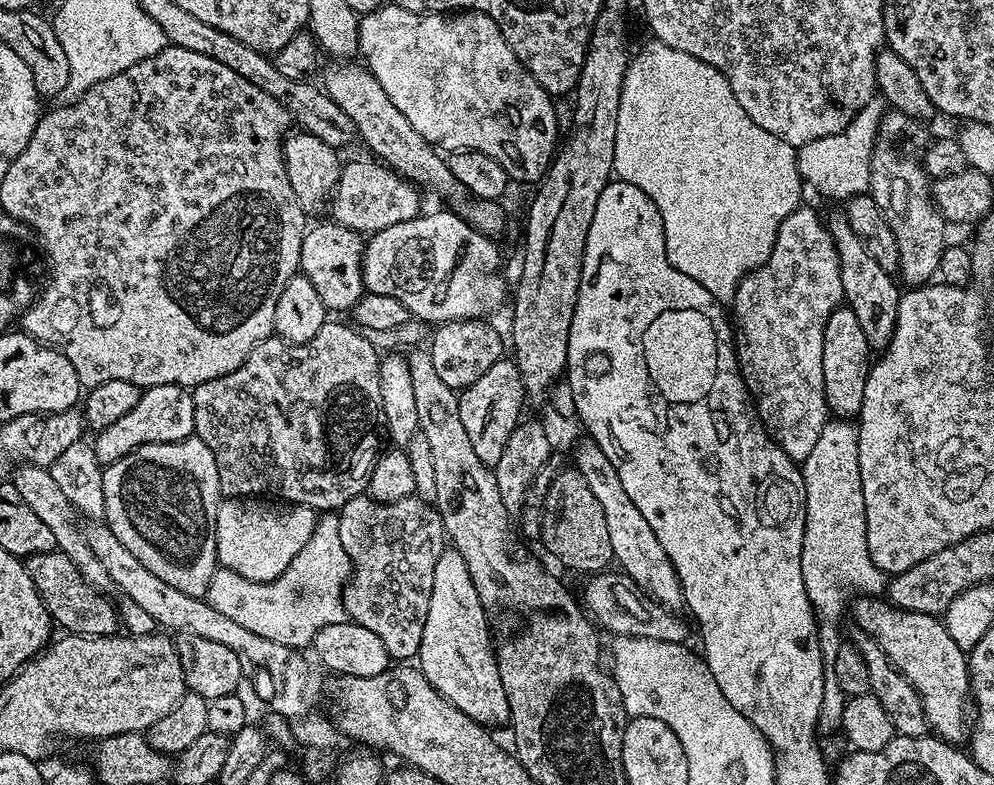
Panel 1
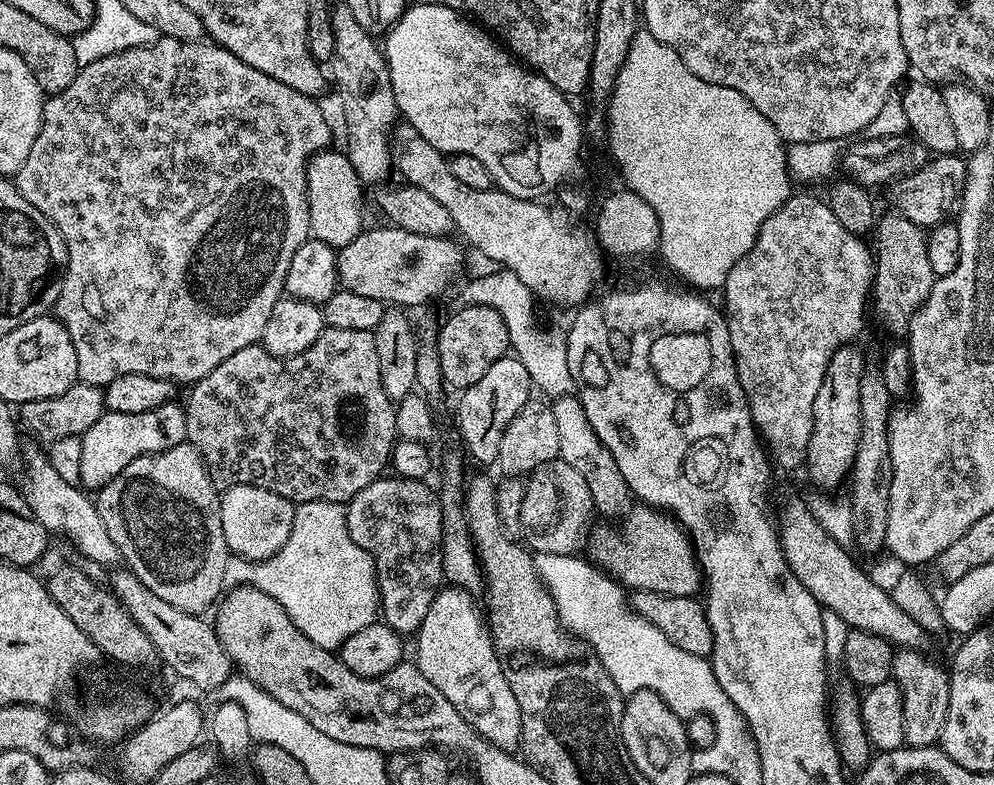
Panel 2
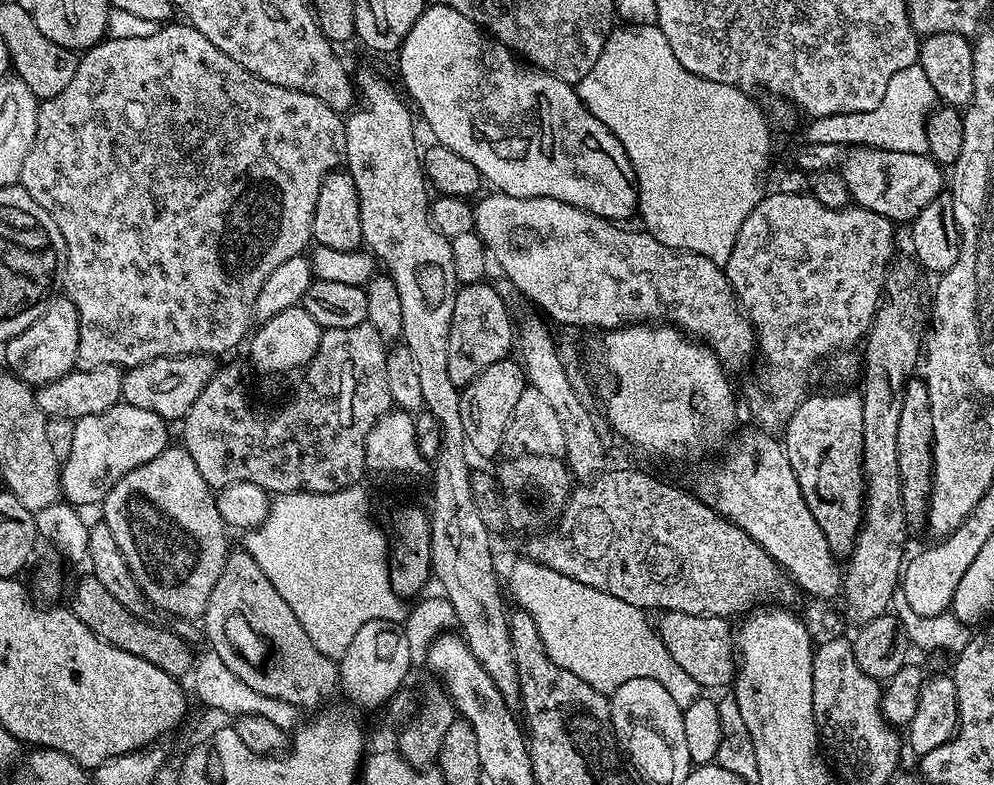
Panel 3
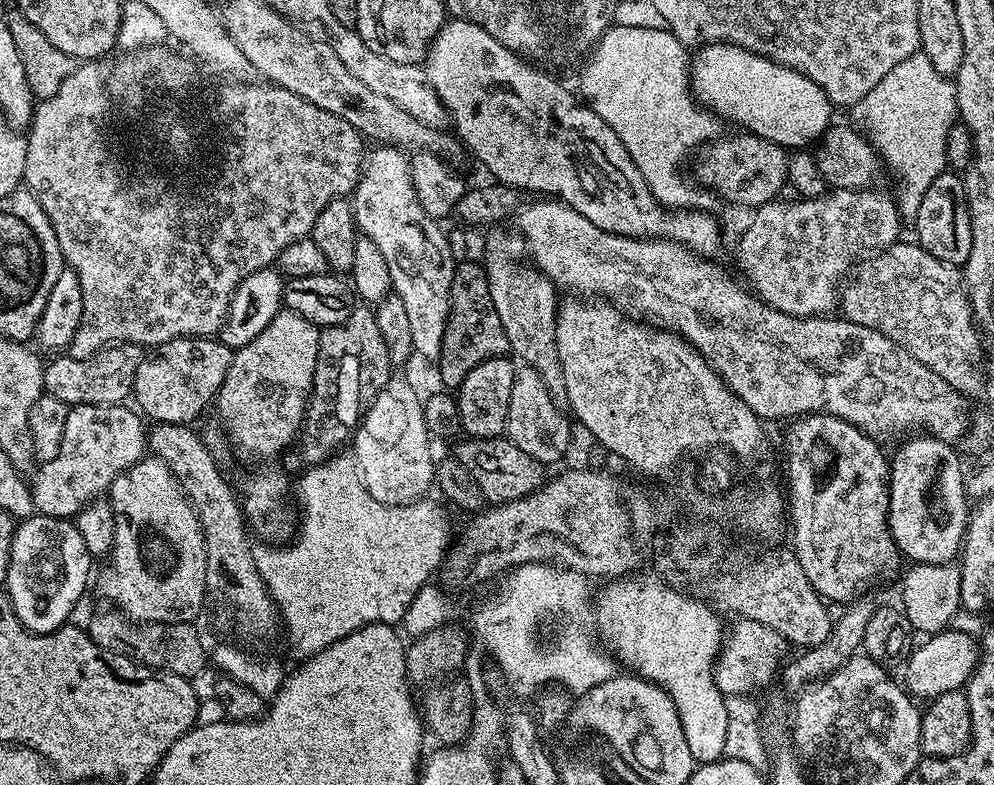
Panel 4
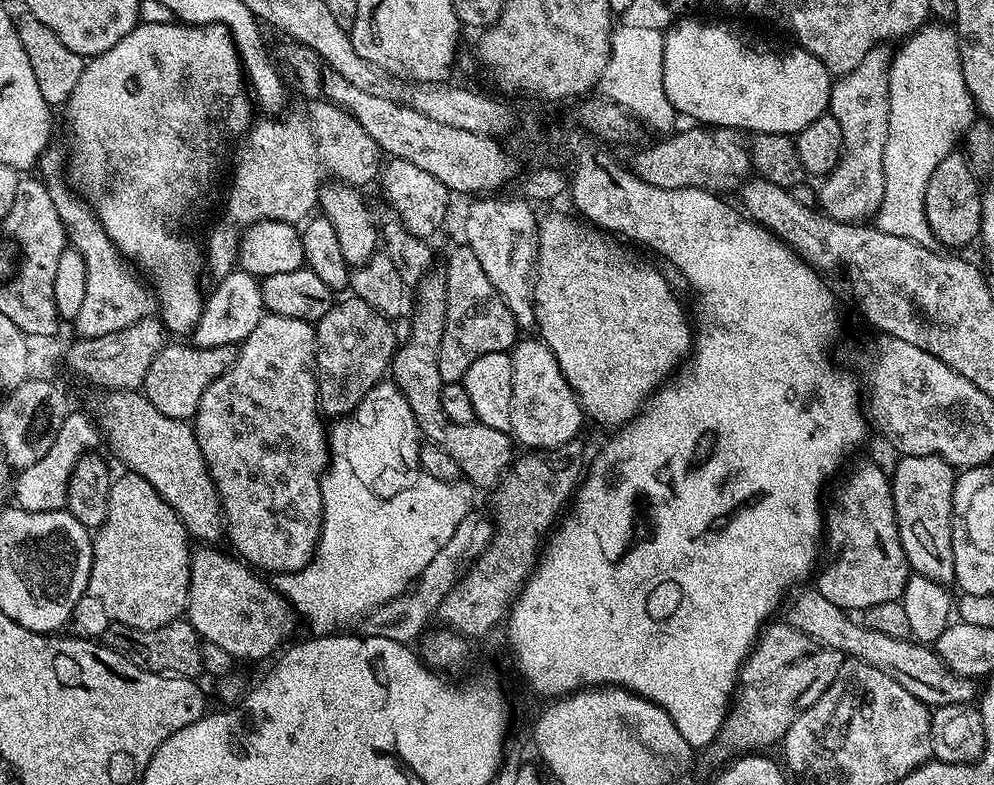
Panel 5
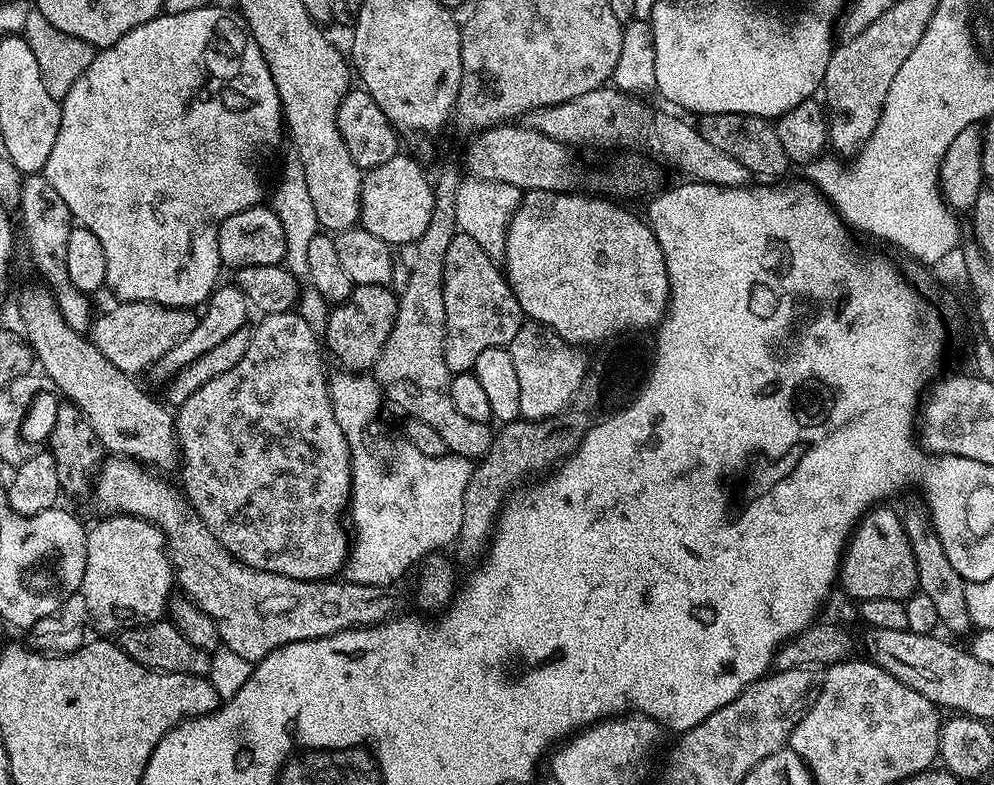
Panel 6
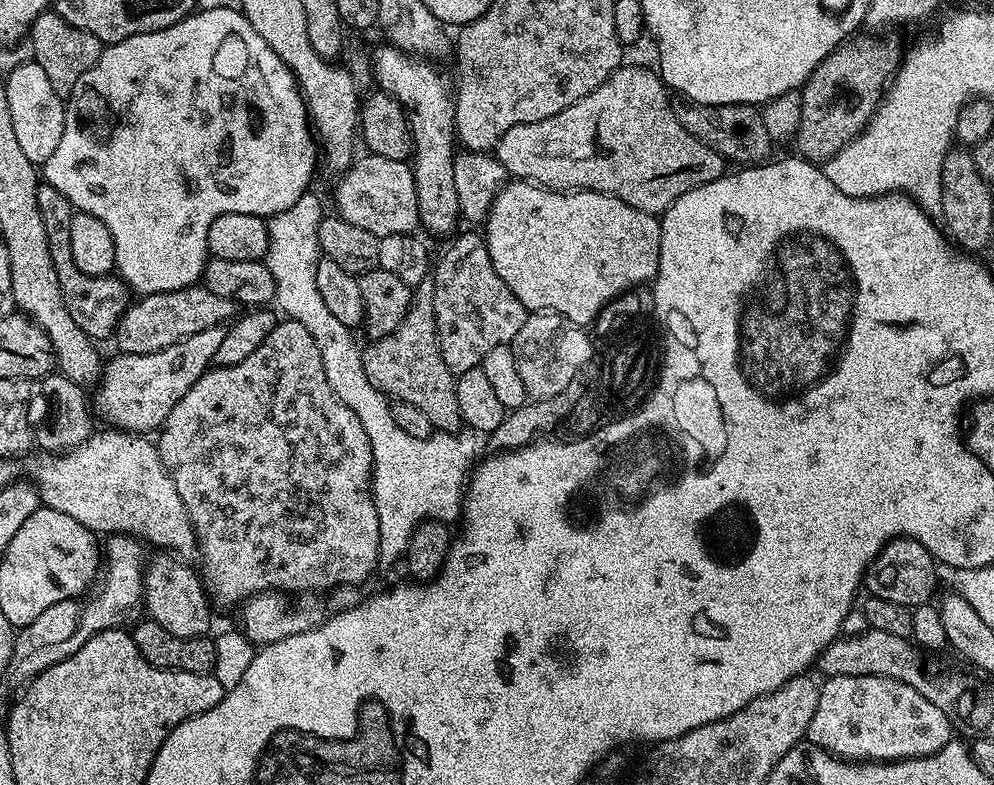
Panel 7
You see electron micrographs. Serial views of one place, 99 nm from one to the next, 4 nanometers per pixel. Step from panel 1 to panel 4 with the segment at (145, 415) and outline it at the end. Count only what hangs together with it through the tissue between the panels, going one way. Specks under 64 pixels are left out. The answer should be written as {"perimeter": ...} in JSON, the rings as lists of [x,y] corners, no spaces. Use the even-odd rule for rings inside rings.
{"perimeter":[[[74,404],[69,407],[66,434],[62,434],[58,454],[43,461],[30,480],[33,506],[39,515],[59,520],[76,517],[90,501],[107,493],[119,472],[145,459],[146,424],[139,411],[129,408],[124,404]]]}

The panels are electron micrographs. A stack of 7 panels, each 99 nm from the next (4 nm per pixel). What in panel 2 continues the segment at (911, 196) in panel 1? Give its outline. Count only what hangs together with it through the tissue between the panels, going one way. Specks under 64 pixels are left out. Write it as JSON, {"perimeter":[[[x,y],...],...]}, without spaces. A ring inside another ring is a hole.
{"perimeter":[[[891,214],[892,216],[881,215],[876,221],[876,226],[874,229],[874,237],[876,236],[876,244],[874,243],[874,279],[872,281],[870,296],[874,301],[874,308],[876,304],[876,312],[880,315],[880,320],[889,328],[892,332],[900,332],[900,334],[907,333],[908,325],[912,323],[912,315],[915,312],[920,311],[921,305],[924,304],[924,299],[930,294],[932,289],[932,284],[938,278],[934,274],[934,270],[930,270],[930,258],[926,258],[926,242],[928,241],[925,229],[920,228],[914,222],[910,222],[910,218],[901,216],[899,214]]]}

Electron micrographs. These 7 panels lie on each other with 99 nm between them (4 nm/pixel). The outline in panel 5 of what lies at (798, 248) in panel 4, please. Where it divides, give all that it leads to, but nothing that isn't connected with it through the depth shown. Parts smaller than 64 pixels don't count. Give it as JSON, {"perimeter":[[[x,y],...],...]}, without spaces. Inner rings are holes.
{"perimeter":[[[877,46],[854,66],[854,70],[843,73],[833,83],[832,93],[828,99],[828,112],[836,119],[838,126],[842,126],[842,138],[844,150],[840,154],[840,161],[836,169],[823,177],[820,188],[819,211],[829,216],[832,220],[854,224],[868,222],[875,217],[884,201],[884,167],[882,166],[882,154],[886,150],[888,131],[890,130],[890,74],[888,69],[892,67],[893,53],[887,52],[887,47]]]}

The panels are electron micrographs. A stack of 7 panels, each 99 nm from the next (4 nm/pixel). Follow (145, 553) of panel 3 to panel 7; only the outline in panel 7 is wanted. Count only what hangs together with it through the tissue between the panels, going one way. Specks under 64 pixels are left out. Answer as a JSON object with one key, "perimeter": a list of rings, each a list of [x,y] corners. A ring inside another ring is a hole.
{"perimeter":[[[112,534],[107,540],[108,545],[105,543],[102,548],[102,575],[95,585],[96,593],[94,588],[83,601],[85,604],[82,604],[80,614],[78,628],[81,632],[88,632],[89,638],[102,630],[125,627],[130,621],[133,623],[141,615],[139,612],[142,612],[144,603],[145,545],[137,537],[127,534]]]}

